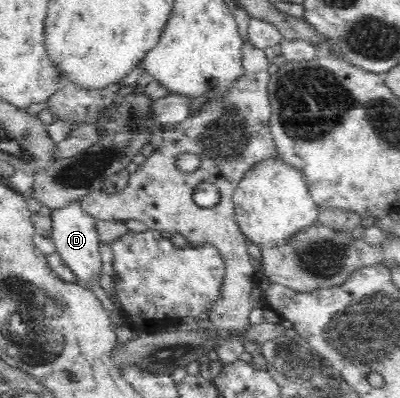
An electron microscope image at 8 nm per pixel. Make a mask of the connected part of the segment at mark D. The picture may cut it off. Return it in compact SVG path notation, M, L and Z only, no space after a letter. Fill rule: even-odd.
M73 203L65 209L52 211L52 240L62 262L73 272L75 282L83 288L93 291L93 287L102 287L104 263L100 256L100 242L95 220L81 210L79 203Z

